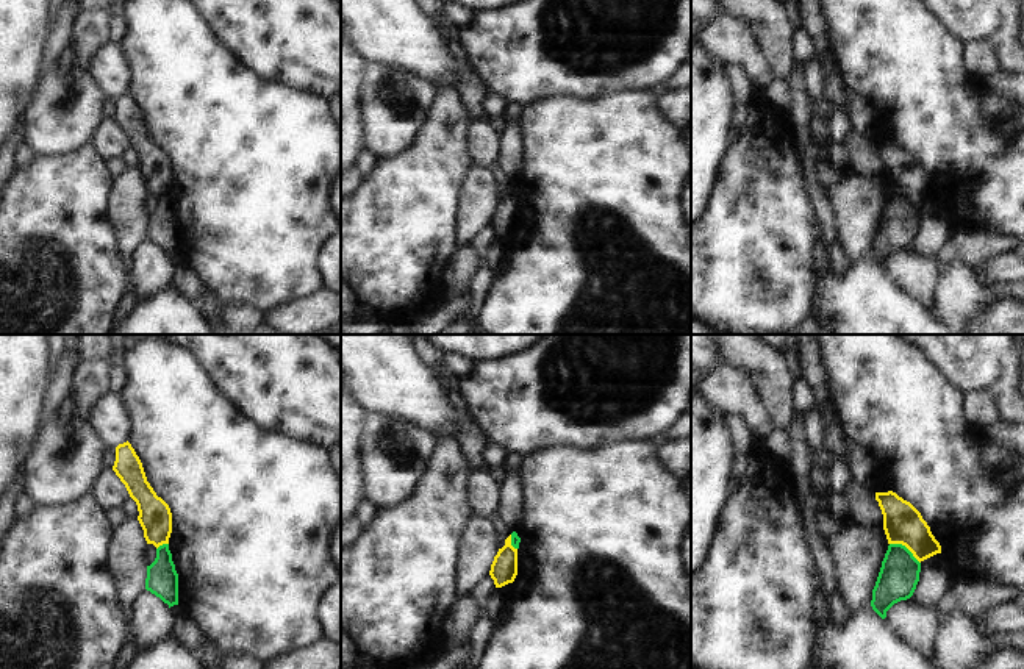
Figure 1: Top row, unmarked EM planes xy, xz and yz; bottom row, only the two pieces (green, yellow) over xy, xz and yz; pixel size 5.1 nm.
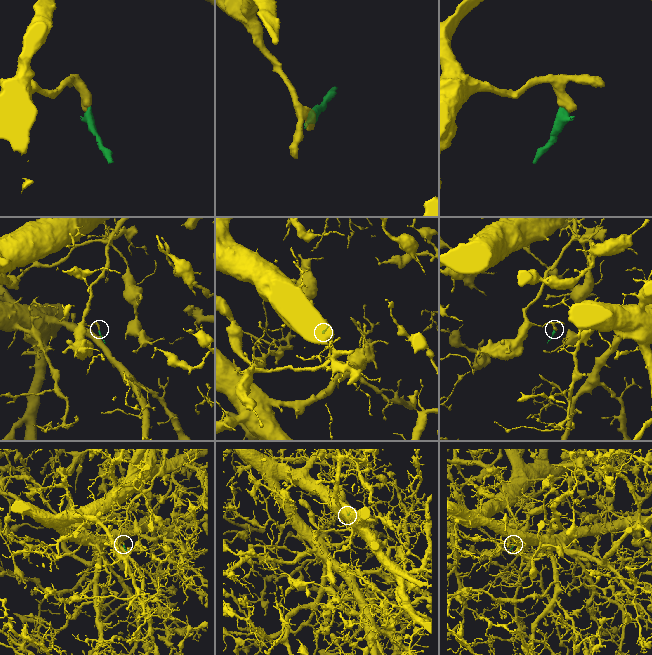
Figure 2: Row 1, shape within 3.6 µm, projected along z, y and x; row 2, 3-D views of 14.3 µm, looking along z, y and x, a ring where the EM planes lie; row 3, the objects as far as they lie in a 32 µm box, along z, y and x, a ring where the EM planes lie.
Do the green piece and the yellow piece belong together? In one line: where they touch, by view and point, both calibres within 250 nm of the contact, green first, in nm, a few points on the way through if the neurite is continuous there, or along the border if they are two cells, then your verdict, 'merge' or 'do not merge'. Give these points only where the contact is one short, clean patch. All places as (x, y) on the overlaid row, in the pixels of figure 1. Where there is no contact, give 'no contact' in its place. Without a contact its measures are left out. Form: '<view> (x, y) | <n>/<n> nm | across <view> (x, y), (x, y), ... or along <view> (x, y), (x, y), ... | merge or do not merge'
yz (905, 547) | 200/200 nm | along yz (890, 543), (904, 546), (920, 563) | do not merge

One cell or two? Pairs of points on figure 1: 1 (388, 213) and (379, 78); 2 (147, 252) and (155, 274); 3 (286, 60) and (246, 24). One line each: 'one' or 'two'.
1: two
2: one
3: one

